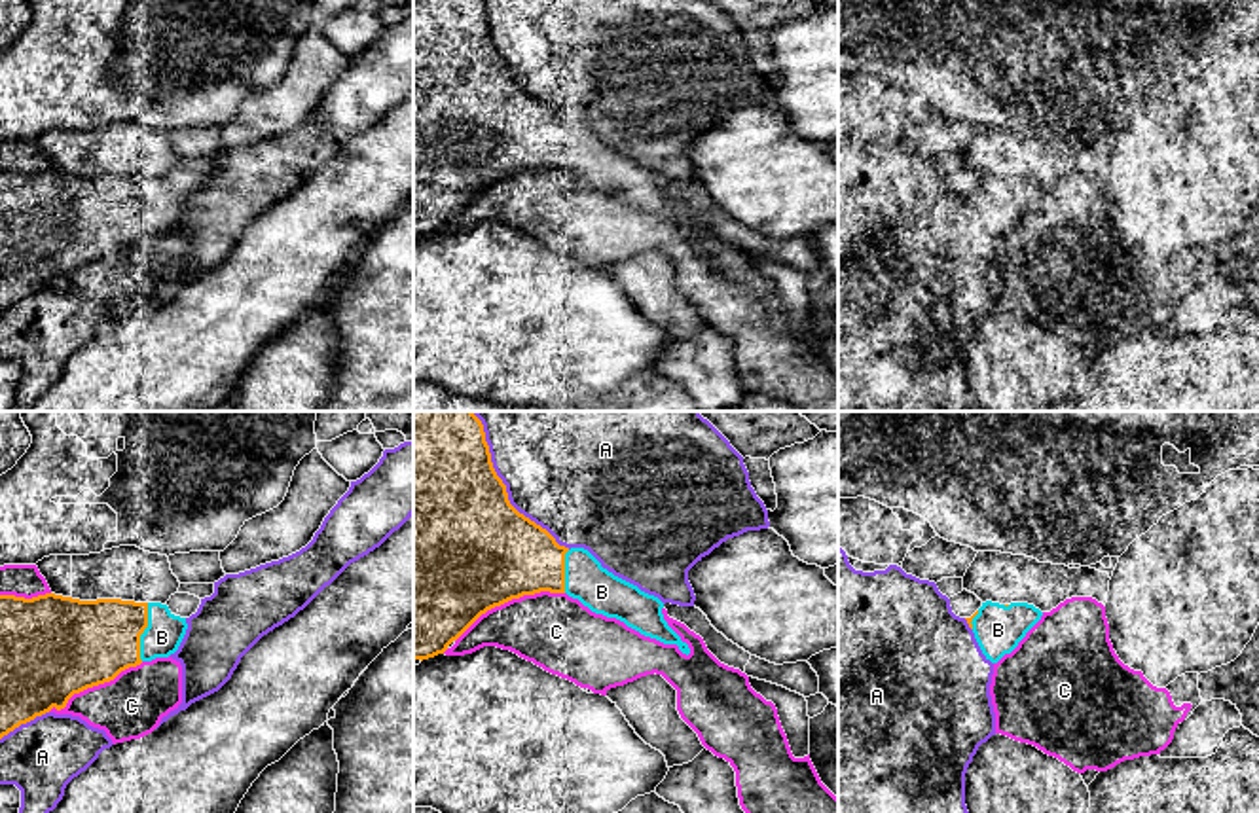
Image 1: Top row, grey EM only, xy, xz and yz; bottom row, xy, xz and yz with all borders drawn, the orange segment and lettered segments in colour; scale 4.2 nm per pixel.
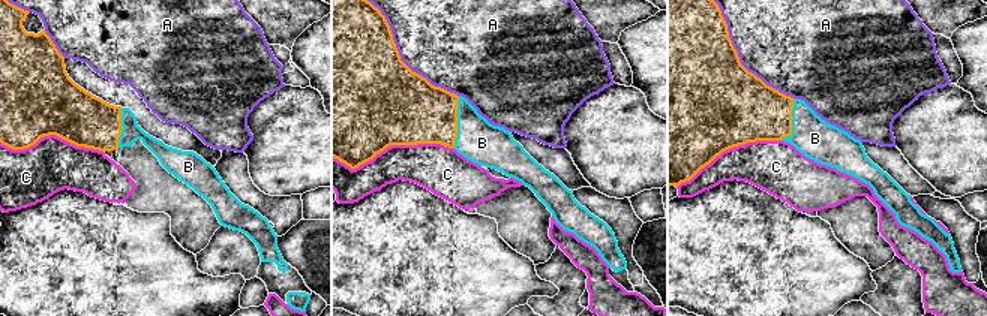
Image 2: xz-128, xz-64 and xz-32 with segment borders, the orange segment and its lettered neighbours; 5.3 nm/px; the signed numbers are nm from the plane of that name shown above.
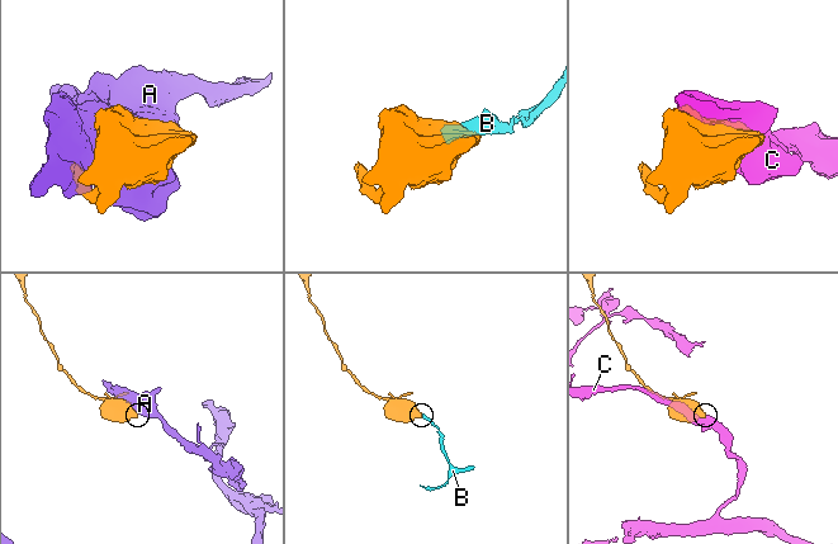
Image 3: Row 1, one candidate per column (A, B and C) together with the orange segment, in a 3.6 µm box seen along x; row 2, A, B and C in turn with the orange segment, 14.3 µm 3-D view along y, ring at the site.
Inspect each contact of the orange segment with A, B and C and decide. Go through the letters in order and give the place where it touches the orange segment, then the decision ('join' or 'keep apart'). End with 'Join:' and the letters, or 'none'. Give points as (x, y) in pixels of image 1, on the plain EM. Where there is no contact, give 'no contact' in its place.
A: contact xz (507, 69); keep apart
B: contact xy (143, 207); join
C: contact xz (509, 175); keep apart
Join: B

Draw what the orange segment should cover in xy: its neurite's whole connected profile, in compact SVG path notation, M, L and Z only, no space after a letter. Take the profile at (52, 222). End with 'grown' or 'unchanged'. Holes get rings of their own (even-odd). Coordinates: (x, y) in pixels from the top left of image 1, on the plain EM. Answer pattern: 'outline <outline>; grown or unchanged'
outline M0 171L0 315L53 282L64 284L74 269L110 258L142 237L169 233L186 205L186 193L161 178Z; grown

